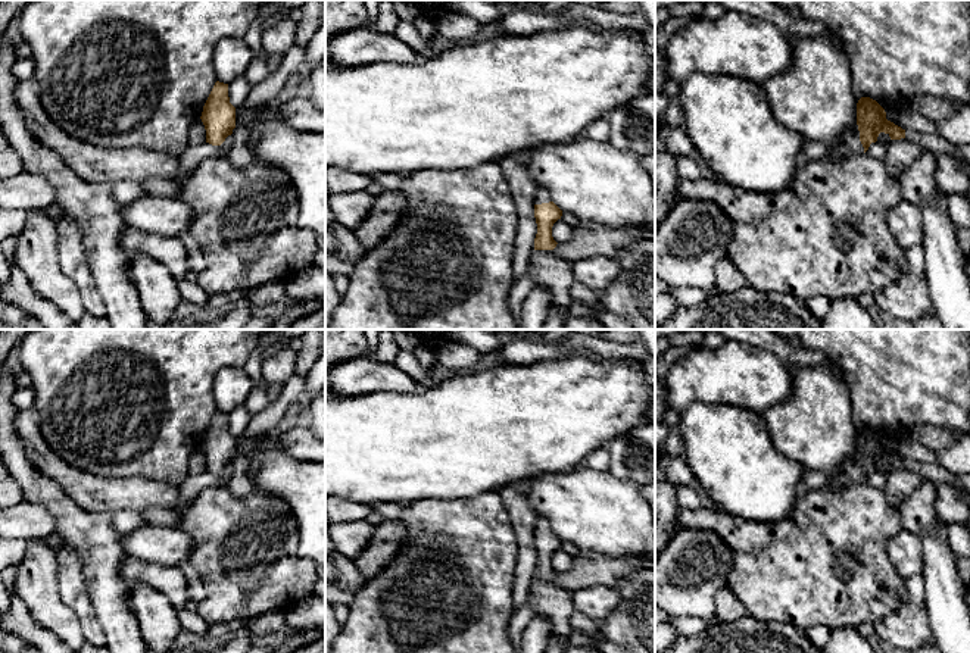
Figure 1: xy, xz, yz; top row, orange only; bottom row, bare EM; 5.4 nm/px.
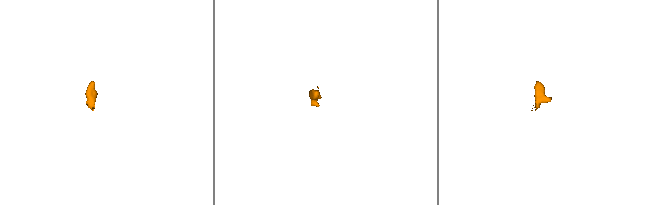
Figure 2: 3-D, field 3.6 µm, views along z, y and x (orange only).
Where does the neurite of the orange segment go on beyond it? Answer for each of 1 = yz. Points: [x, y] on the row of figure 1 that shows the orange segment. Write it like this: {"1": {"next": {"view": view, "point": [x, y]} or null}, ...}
{"1": {"next": {"view": "yz", "point": [933, 143]}}}

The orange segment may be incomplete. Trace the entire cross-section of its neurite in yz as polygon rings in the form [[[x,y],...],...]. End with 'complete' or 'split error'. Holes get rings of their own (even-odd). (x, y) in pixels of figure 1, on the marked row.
[[[870,97],[858,100],[857,125],[832,149],[827,157],[840,160],[854,154],[863,154],[871,143],[877,141],[880,132],[888,134],[891,140],[907,138],[935,156],[952,153],[961,160],[964,171],[970,176],[970,144],[952,144],[939,134],[905,131],[888,121],[885,109]]] | split error

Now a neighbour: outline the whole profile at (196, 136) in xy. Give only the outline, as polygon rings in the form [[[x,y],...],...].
[[[197,119],[188,129],[188,146],[200,146],[206,141],[206,129],[202,119]]]

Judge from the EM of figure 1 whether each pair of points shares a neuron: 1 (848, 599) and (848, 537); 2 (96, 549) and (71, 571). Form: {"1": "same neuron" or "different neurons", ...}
{"1": "same neuron", "2": "different neurons"}

